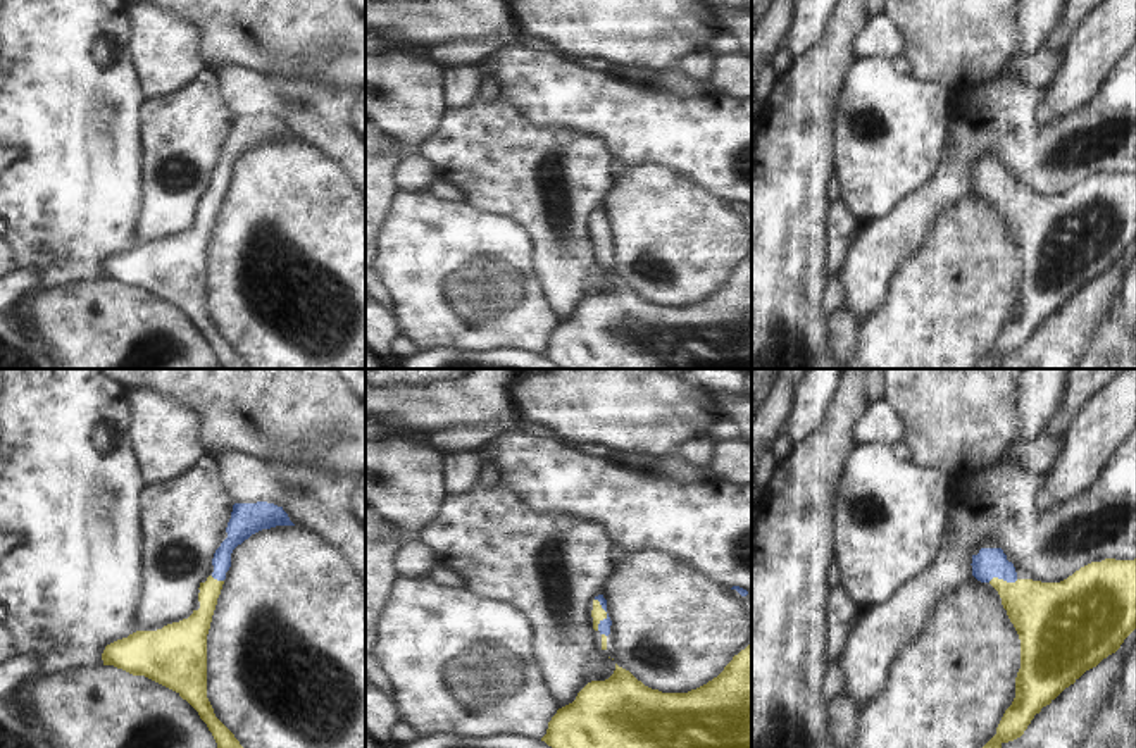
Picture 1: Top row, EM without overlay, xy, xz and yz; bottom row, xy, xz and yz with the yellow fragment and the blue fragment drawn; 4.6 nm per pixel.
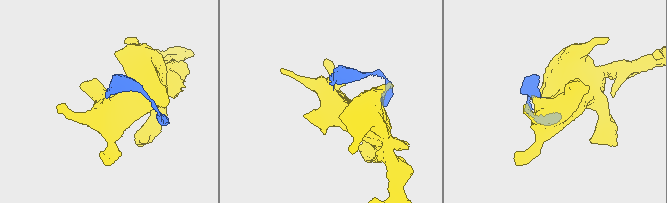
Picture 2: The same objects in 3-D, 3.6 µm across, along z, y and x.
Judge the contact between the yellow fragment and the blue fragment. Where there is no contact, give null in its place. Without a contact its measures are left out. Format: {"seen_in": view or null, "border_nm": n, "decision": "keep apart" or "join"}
{"seen_in": "xz", "border_nm": 150, "decision": "join"}

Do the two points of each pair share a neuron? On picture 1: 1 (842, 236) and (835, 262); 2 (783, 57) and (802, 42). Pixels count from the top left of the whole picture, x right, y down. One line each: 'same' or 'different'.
1: same
2: different

